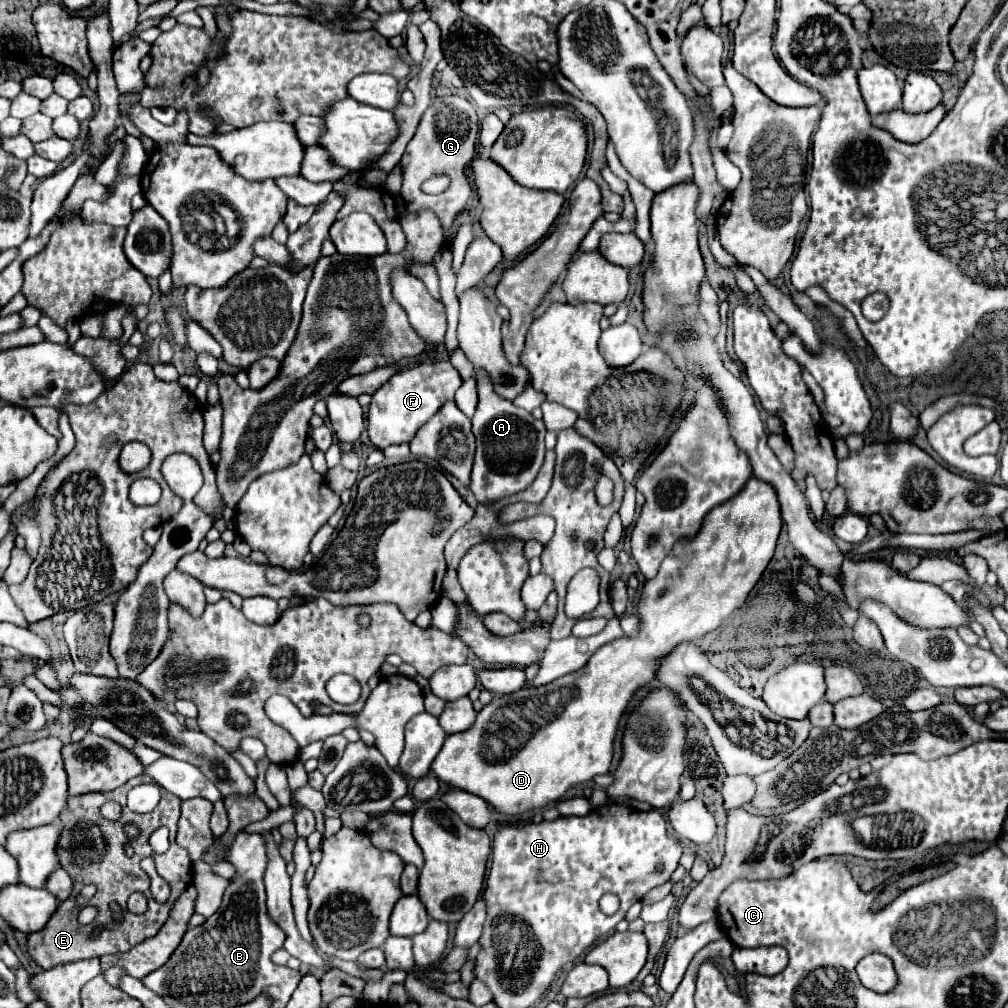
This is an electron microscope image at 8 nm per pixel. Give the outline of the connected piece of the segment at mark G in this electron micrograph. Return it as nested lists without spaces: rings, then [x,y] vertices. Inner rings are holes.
[[[445,95],[445,97],[435,97],[433,103],[429,105],[429,109],[423,113],[421,121],[419,121],[419,127],[413,135],[413,139],[407,143],[407,149],[401,157],[401,171],[403,171],[403,187],[401,187],[401,195],[407,203],[407,209],[409,211],[417,211],[417,209],[433,209],[441,223],[443,223],[443,229],[445,229],[445,243],[451,243],[451,225],[453,225],[453,219],[459,215],[459,211],[467,205],[469,197],[473,195],[473,183],[471,183],[471,167],[469,163],[473,161],[473,155],[475,155],[475,139],[477,139],[477,133],[479,133],[479,119],[477,119],[477,111],[475,111],[475,105],[463,97],[457,97],[457,95]],[[437,173],[447,173],[451,177],[451,187],[441,193],[441,195],[425,195],[421,191],[421,183]]]

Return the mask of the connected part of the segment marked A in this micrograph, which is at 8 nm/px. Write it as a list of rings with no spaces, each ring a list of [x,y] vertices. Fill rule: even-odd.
[[[485,371],[477,373],[477,391],[479,405],[473,415],[477,453],[469,487],[479,503],[493,505],[507,495],[527,489],[535,481],[545,459],[545,425],[541,419],[533,419],[531,413],[515,407],[509,399],[501,397]]]

